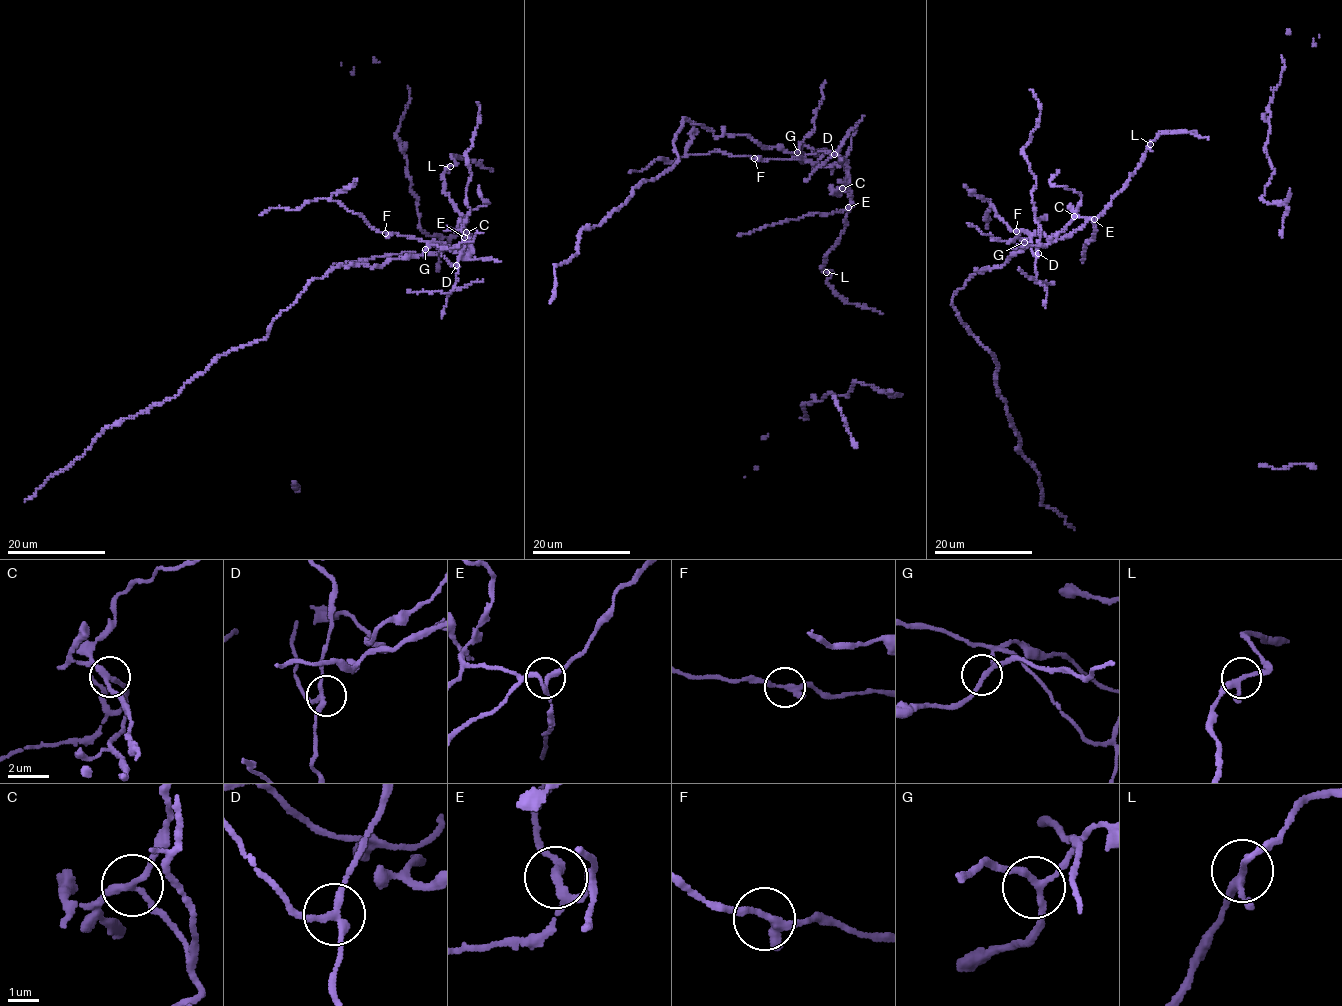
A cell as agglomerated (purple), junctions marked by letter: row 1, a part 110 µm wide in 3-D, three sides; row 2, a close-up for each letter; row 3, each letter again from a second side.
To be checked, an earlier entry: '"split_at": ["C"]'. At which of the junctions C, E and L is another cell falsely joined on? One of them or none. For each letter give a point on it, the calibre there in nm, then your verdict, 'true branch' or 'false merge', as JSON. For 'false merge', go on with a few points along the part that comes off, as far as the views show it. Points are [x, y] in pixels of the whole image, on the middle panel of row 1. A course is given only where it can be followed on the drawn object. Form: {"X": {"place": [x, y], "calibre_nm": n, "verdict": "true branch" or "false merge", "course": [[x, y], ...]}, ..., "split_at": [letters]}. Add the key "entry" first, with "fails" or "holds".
{"entry": "holds", "C": {"place": [842, 188], "calibre_nm": 200, "verdict": "false merge", "course": [[842, 187], [847, 162], [716, 137], [685, 117], [676, 163], [583, 228], [576, 256], [555, 267], [550, 304]]}, "E": {"place": [848, 207], "calibre_nm": 200, "verdict": "true branch"}, "L": {"place": [826, 272], "calibre_nm": 200, "verdict": "true branch"}, "split_at": ["C"]}

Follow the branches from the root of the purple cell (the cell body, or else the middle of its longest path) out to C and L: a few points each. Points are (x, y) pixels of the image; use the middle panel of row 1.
C: (852, 200), (842, 187)
L: (852, 200), (843, 233), (825, 257), (821, 268), (826, 272)

